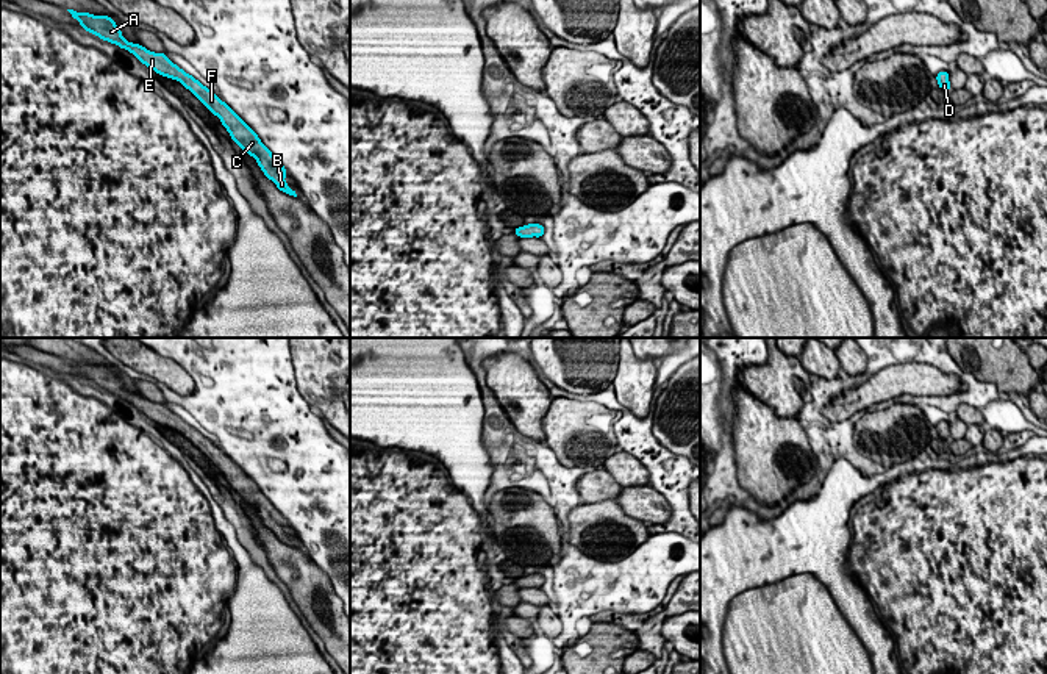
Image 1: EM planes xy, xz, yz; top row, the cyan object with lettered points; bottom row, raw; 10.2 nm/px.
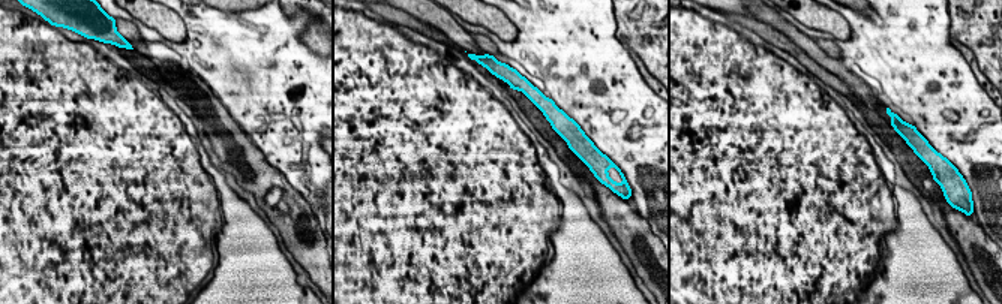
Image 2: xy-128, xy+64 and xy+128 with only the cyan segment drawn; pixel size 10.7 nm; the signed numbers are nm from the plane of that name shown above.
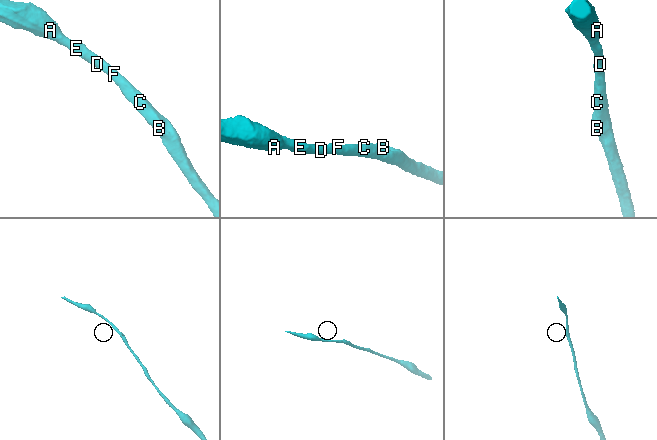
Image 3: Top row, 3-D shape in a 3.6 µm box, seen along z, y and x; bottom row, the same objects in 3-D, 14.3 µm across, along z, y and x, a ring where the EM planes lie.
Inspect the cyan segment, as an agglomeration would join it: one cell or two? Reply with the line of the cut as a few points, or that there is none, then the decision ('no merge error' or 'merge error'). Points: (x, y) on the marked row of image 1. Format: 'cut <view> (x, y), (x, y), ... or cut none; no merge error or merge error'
cut none; no merge error

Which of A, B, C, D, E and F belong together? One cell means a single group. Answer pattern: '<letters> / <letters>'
A B C D E F

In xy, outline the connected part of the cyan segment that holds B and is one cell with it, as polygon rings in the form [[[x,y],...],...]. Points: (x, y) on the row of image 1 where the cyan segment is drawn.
[[[67,9],[73,19],[80,22],[84,31],[98,36],[102,41],[119,45],[120,48],[133,53],[142,64],[155,70],[161,77],[167,77],[180,81],[186,89],[189,89],[214,116],[217,116],[222,125],[230,133],[231,139],[250,156],[253,156],[264,172],[264,175],[272,180],[277,188],[289,195],[297,197],[284,177],[288,170],[284,166],[272,155],[272,152],[261,142],[258,134],[211,89],[203,86],[192,75],[186,73],[177,64],[173,64],[166,53],[155,53],[142,47],[141,44],[131,44],[123,39],[120,28],[108,16],[92,16],[89,13],[77,13]]]

